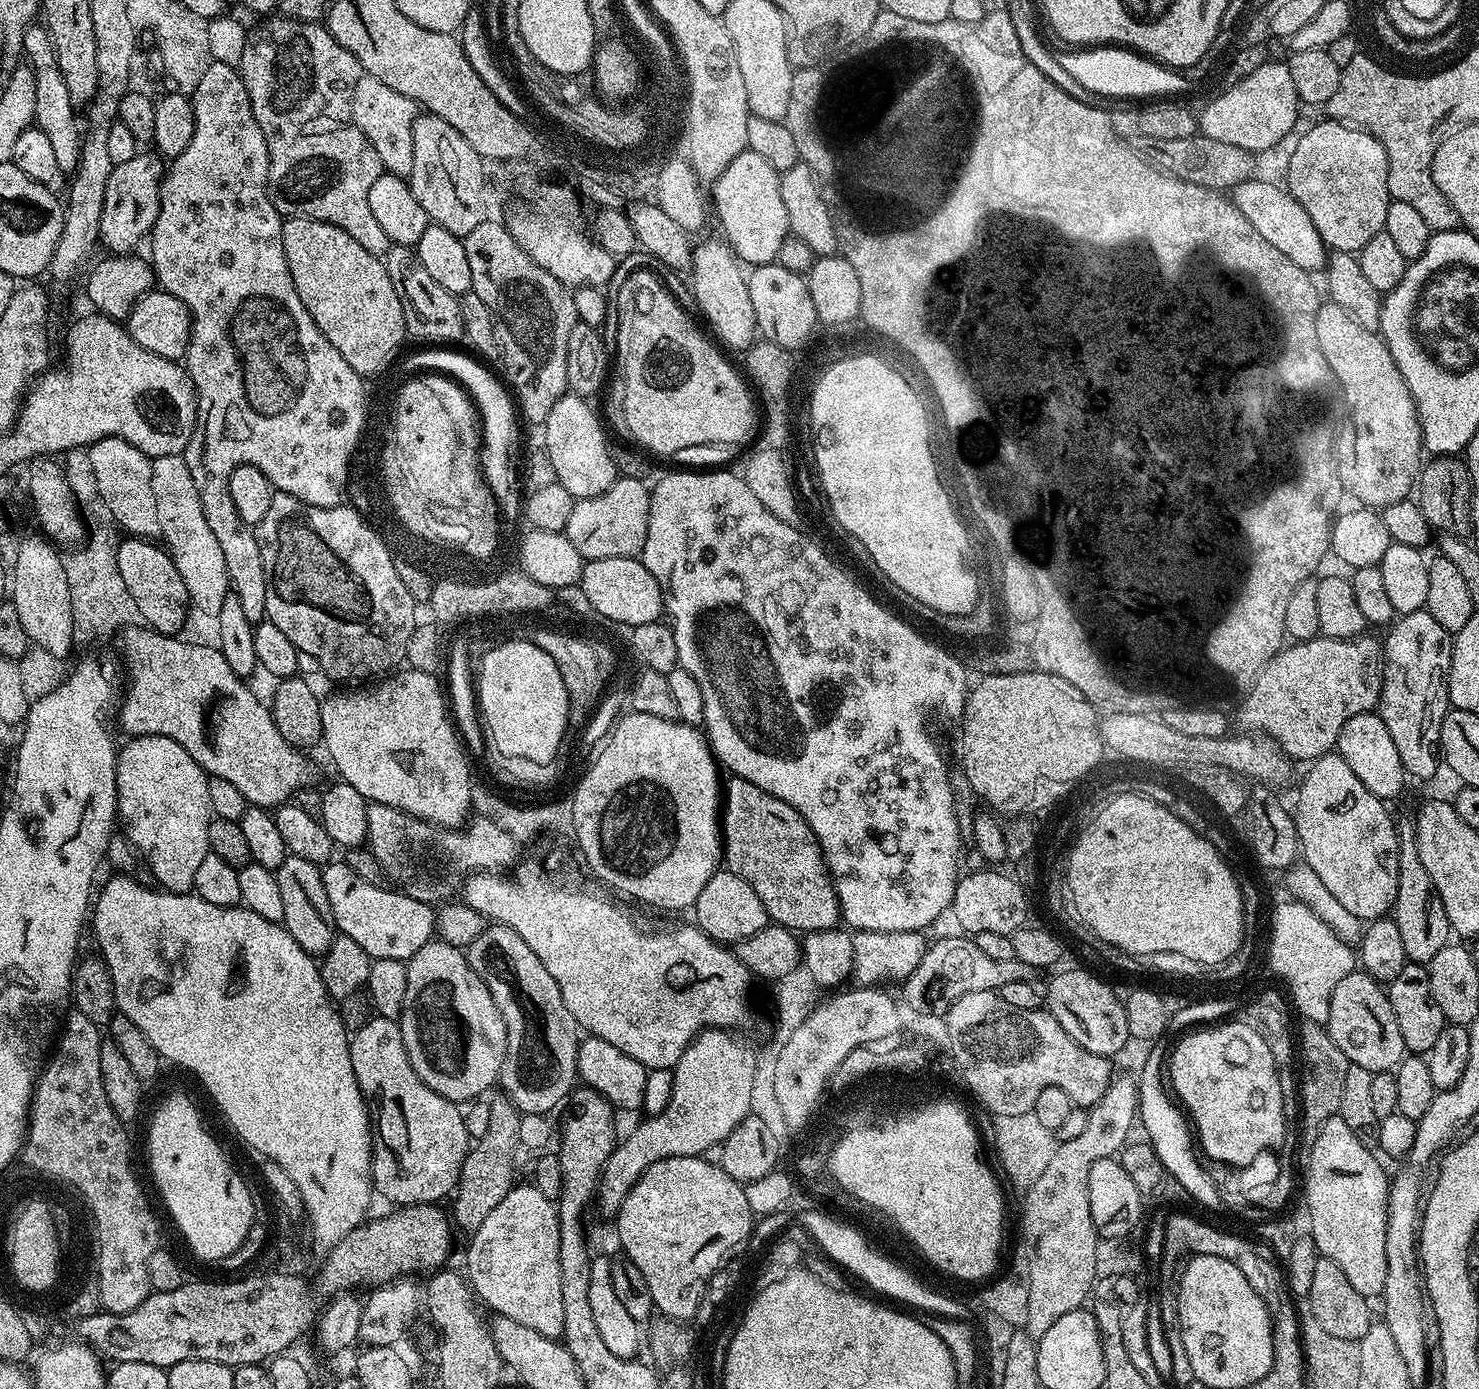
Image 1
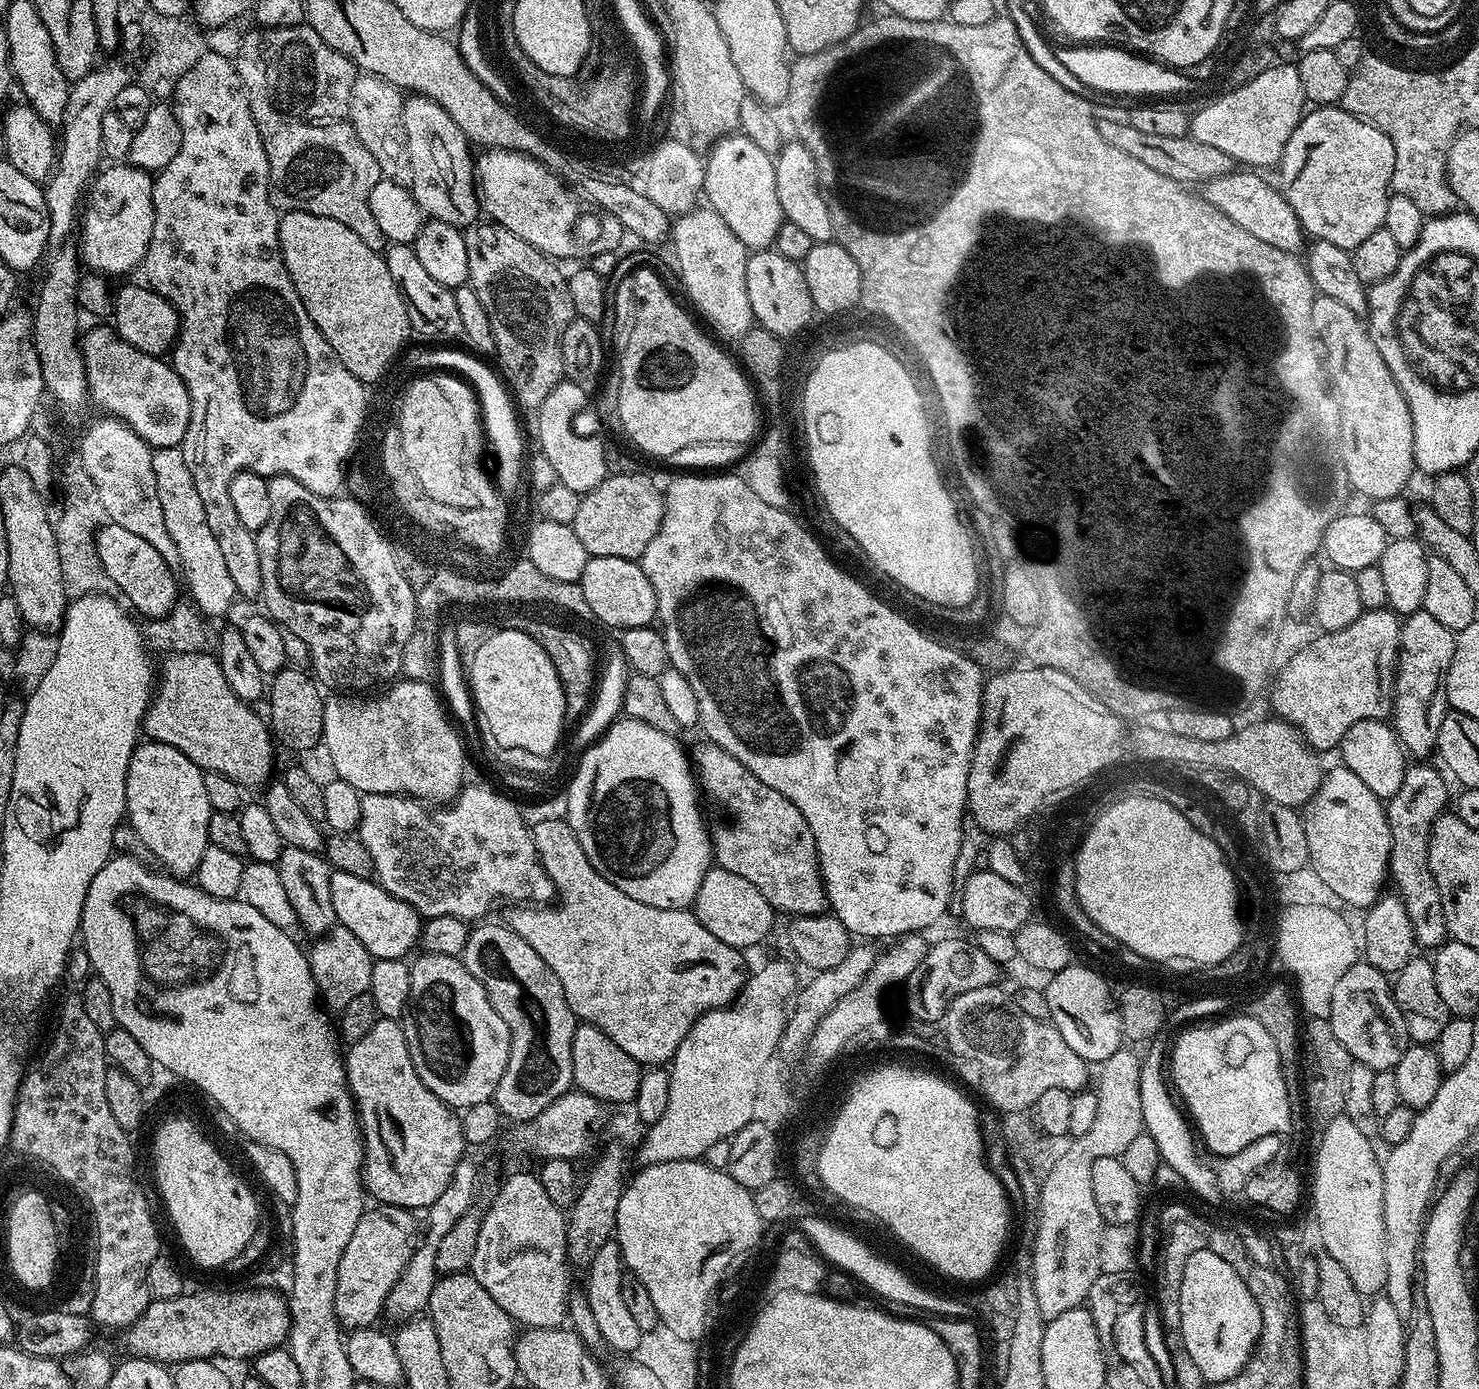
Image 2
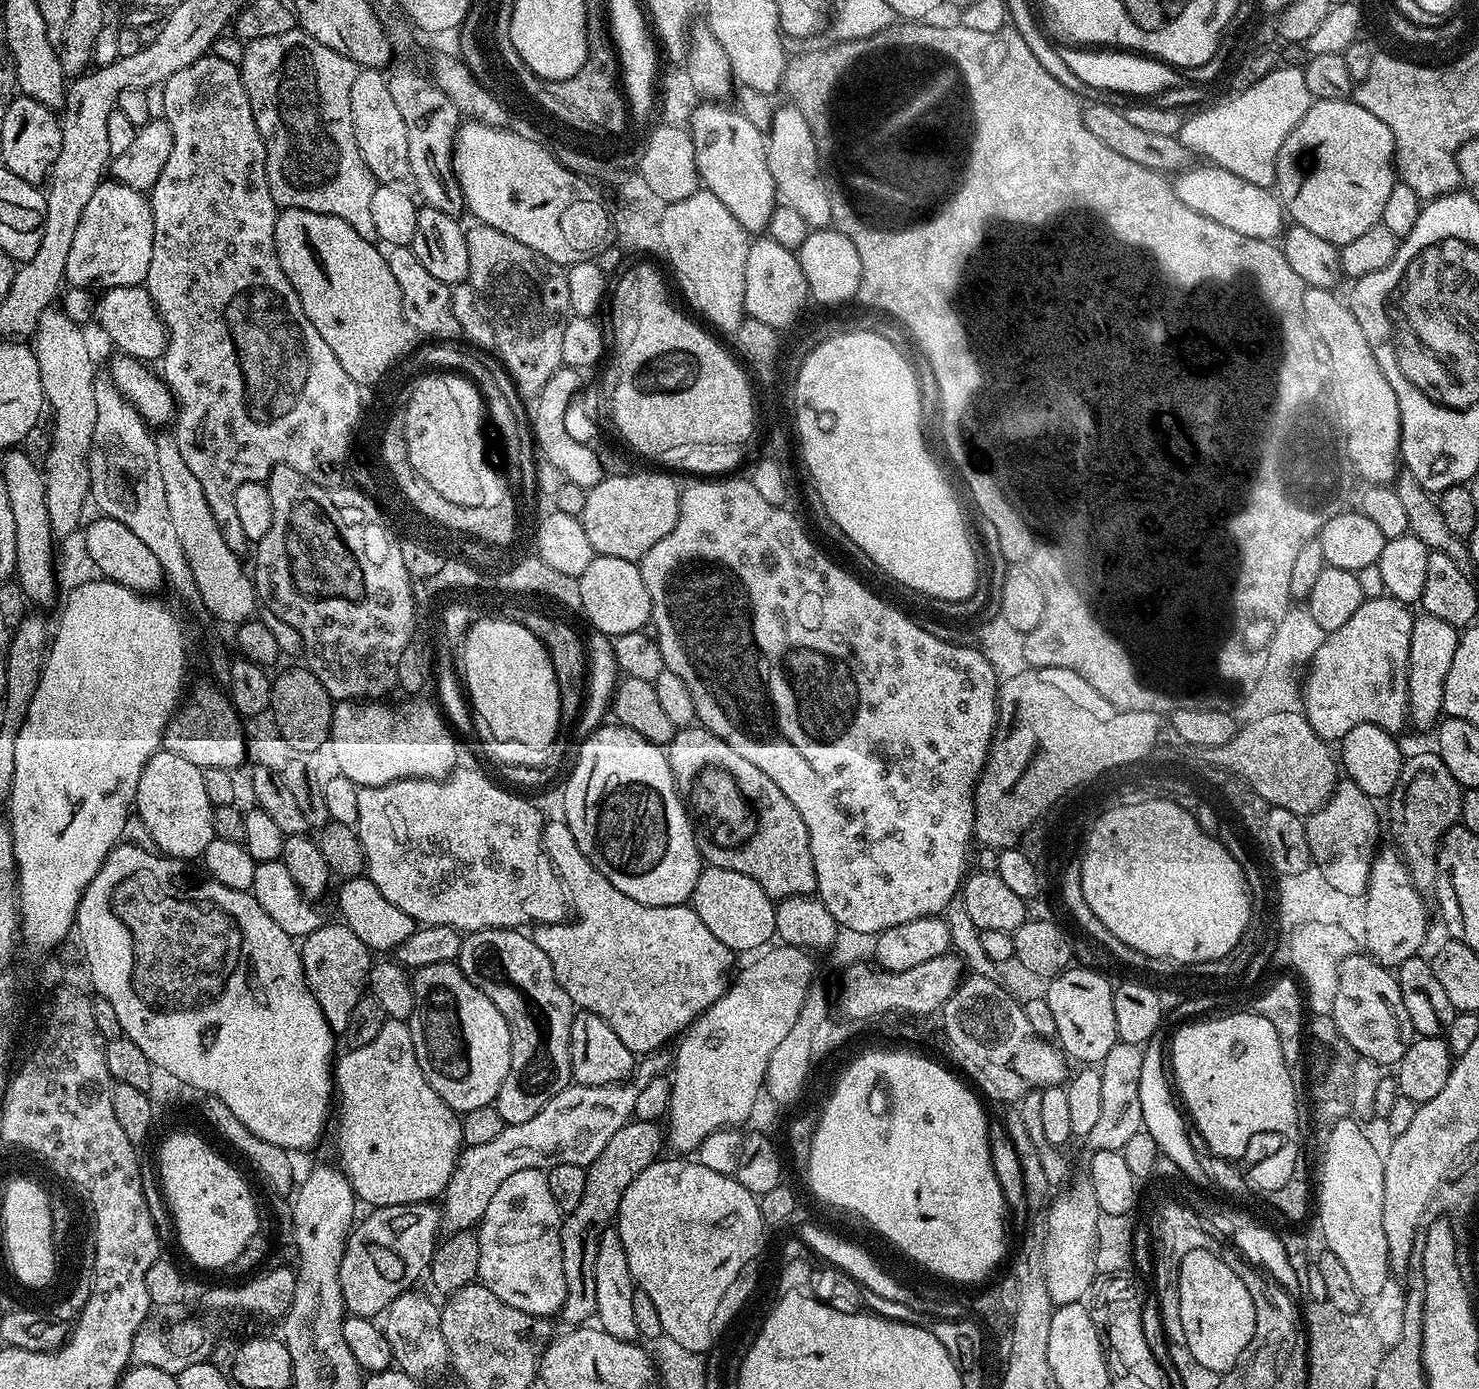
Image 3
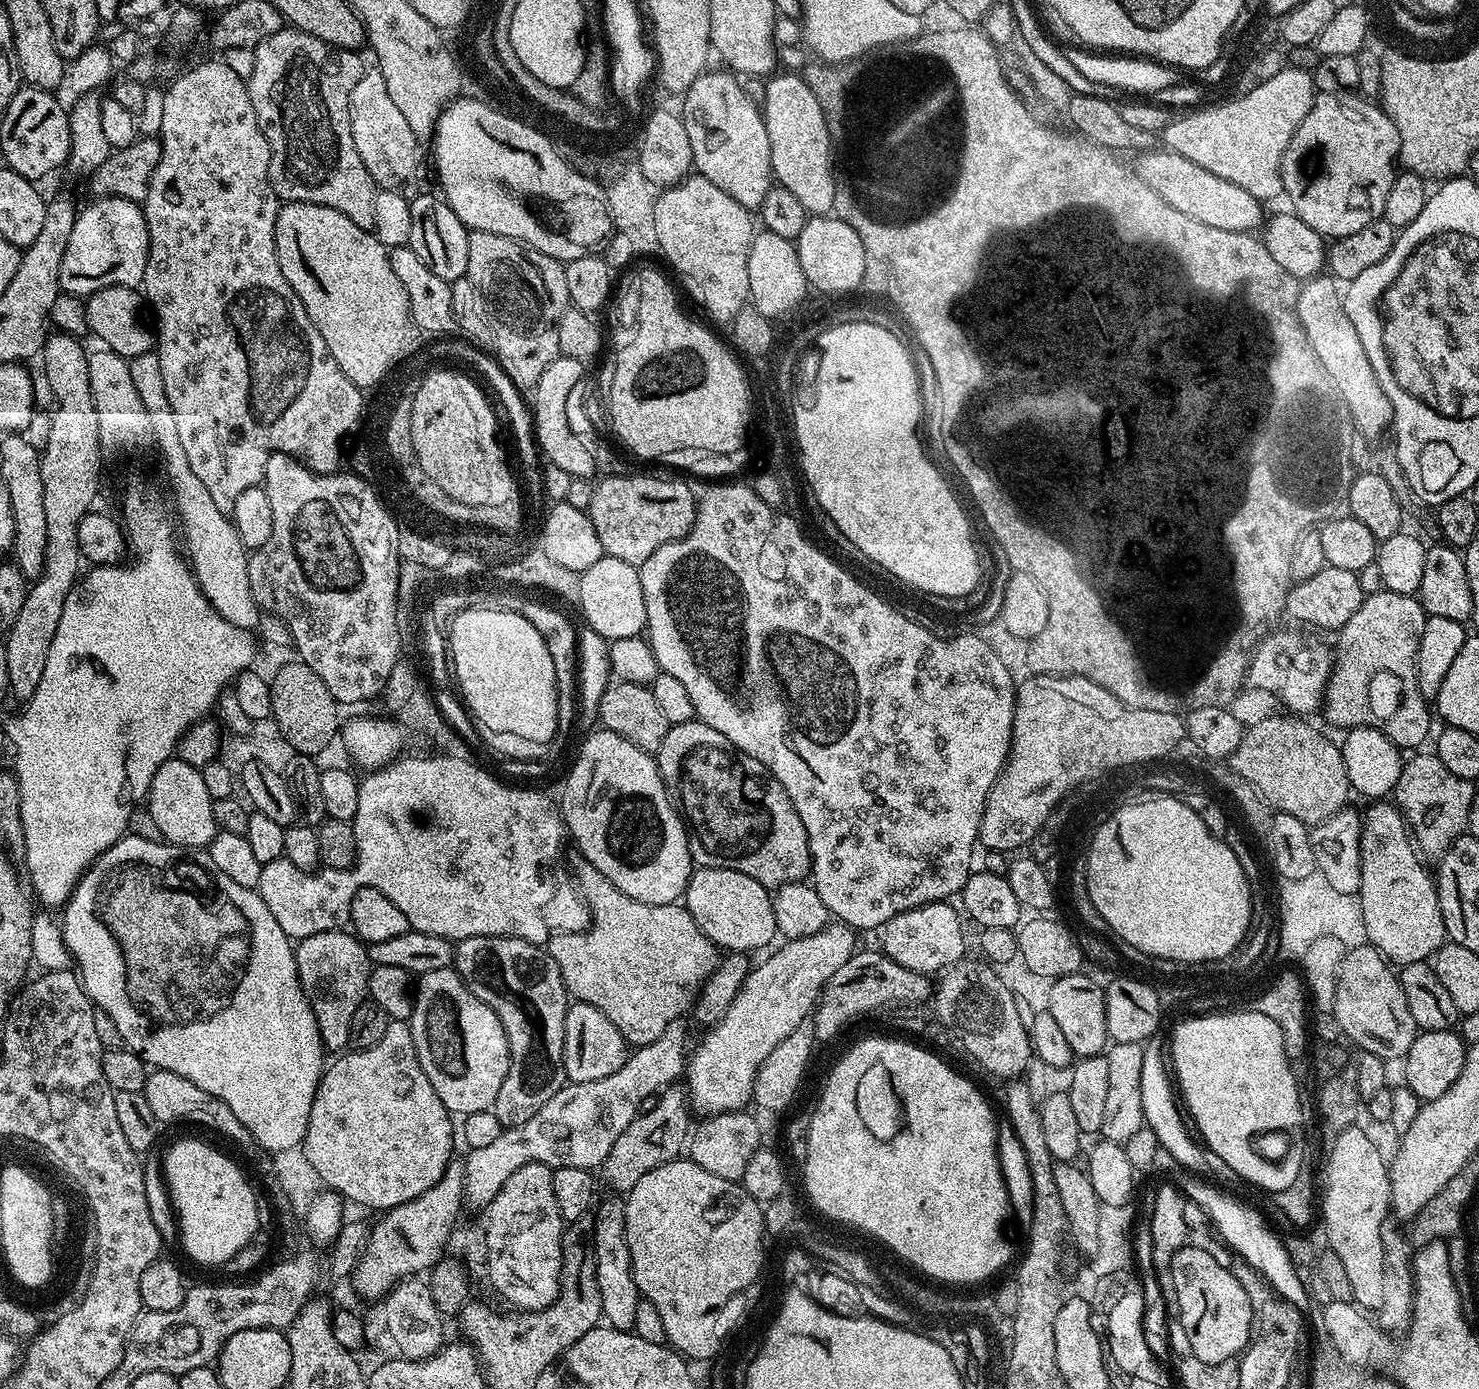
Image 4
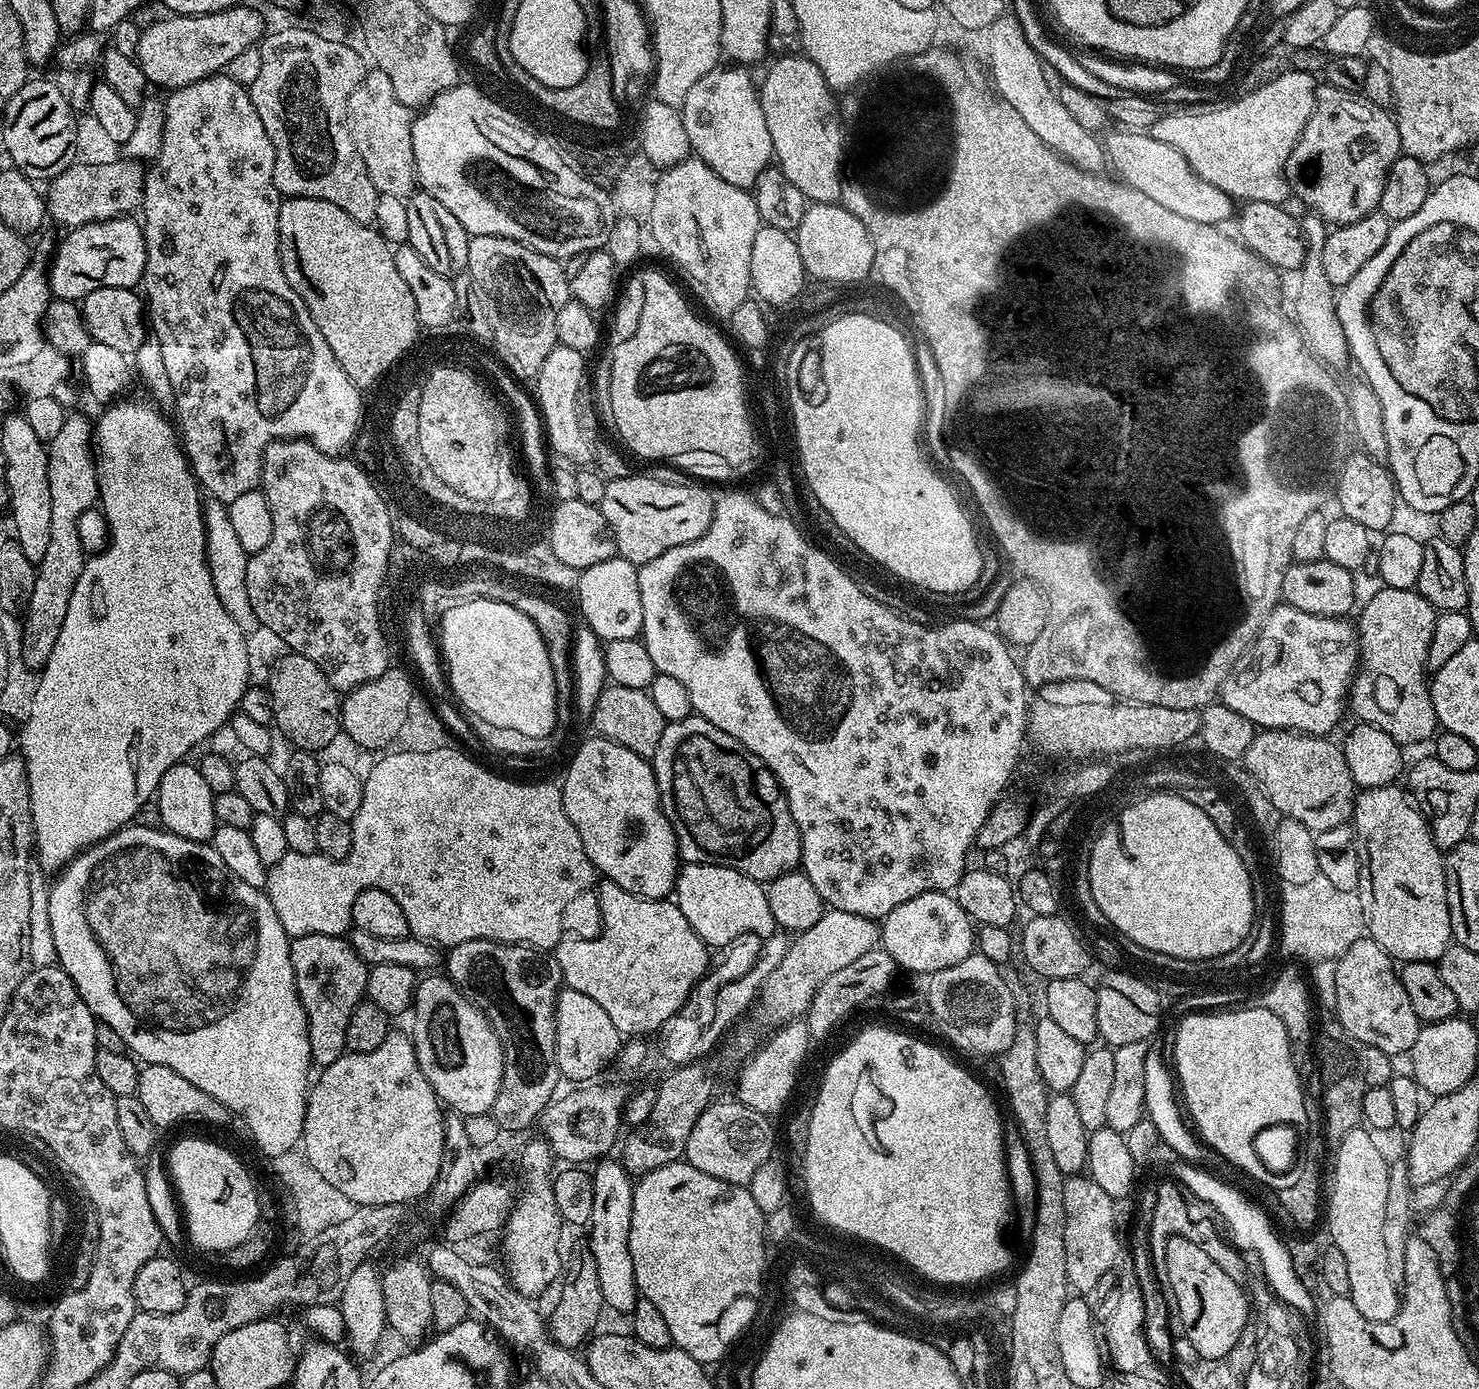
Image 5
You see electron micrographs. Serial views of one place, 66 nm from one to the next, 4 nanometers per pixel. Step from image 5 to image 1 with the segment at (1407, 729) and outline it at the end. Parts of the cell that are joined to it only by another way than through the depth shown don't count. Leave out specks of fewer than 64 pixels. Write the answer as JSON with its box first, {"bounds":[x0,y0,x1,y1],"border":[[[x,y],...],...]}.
{"bounds":[1238,635,1384,762],"border":[[[1319,635],[1313,640],[1292,642],[1281,648],[1256,675],[1252,689],[1239,705],[1238,713],[1248,727],[1245,729],[1275,740],[1280,749],[1296,762],[1311,762],[1333,751],[1346,721],[1354,714],[1373,711],[1380,702],[1380,683],[1384,677],[1382,644],[1379,639],[1368,635],[1355,640],[1335,640]]]}

